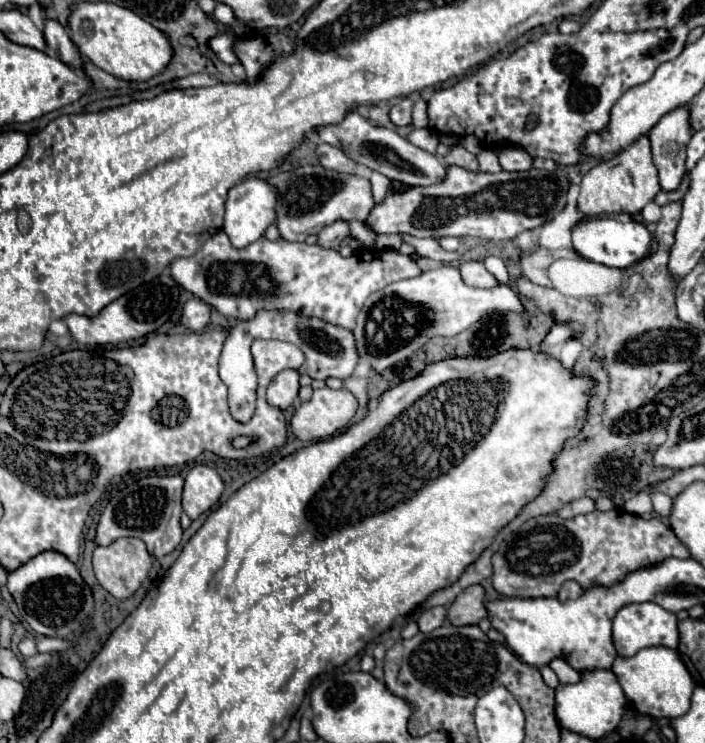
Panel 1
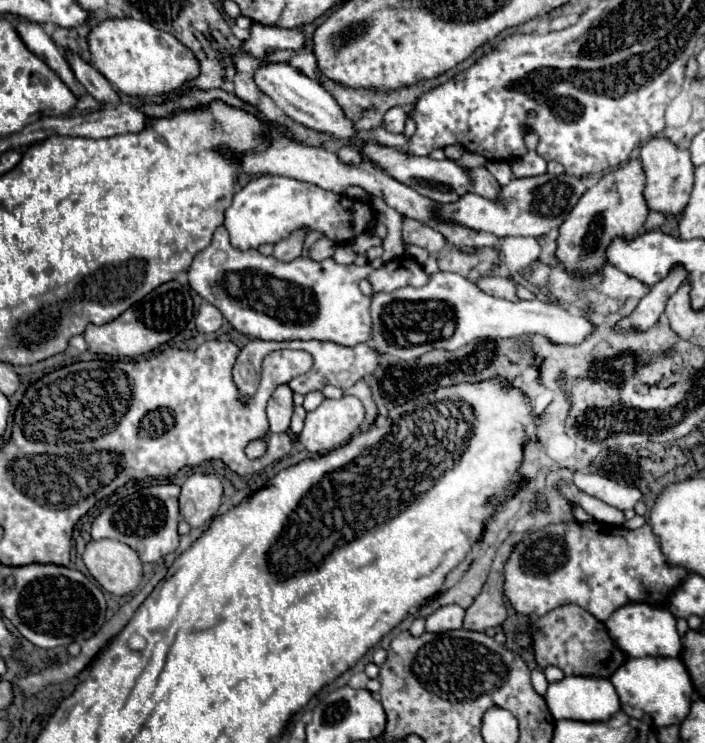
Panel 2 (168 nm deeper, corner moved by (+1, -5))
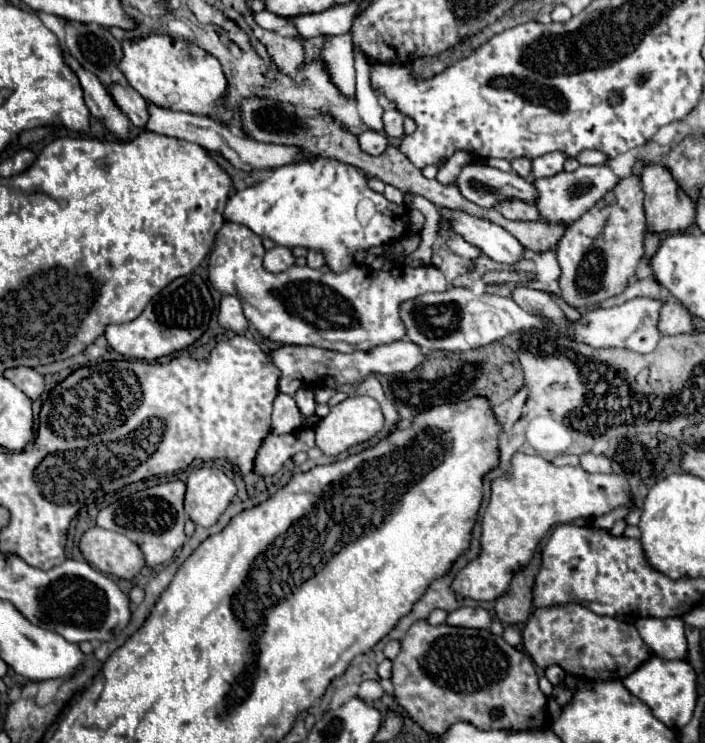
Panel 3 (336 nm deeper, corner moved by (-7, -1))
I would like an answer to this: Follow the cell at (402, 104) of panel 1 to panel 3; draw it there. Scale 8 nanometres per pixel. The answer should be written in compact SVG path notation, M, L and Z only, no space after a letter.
M396 108L384 112L384 132L392 138L404 136L404 114Z

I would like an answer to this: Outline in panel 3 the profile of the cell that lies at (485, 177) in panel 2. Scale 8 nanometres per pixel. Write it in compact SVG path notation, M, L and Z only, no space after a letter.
M504 200L504 204L498 204L498 208L510 220L540 220L538 210L522 200Z

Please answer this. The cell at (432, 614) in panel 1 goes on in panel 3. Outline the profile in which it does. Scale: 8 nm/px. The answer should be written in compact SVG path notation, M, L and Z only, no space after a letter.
M468 606L456 608L446 618L446 624L464 626L464 628L488 628L490 622L492 622L490 612L480 608L480 606L476 606L476 608L468 608Z

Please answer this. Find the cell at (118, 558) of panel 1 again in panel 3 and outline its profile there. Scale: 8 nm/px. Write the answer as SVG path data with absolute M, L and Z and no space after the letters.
M98 526L90 528L82 536L80 550L90 566L122 580L132 580L146 566L144 554L136 544L132 544L132 540Z

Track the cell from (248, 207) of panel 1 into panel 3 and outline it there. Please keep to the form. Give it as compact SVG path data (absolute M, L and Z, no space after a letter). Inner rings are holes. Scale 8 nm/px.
M316 158L316 162L300 160L276 168L270 178L236 192L226 204L224 218L248 226L260 238L270 238L280 246L322 250L326 264L334 272L352 266L352 252L396 242L408 232L406 206L396 206L382 194L372 192L360 170L332 158ZM364 198L372 200L376 206L376 214L368 224L362 224L356 216L356 206Z

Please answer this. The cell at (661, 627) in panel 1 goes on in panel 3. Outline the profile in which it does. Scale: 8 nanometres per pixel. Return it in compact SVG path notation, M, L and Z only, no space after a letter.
M636 618L632 624L656 656L666 660L686 660L688 646L682 618Z

